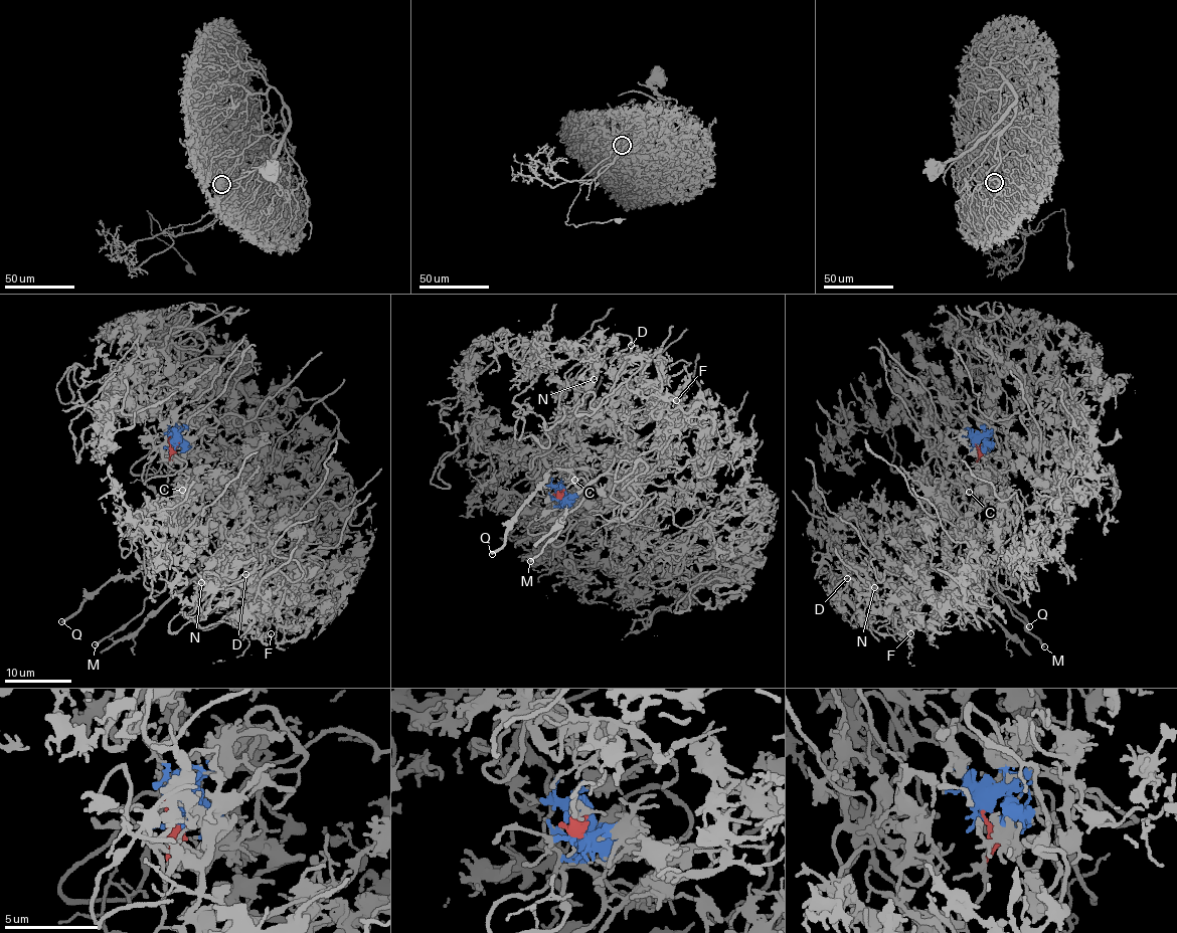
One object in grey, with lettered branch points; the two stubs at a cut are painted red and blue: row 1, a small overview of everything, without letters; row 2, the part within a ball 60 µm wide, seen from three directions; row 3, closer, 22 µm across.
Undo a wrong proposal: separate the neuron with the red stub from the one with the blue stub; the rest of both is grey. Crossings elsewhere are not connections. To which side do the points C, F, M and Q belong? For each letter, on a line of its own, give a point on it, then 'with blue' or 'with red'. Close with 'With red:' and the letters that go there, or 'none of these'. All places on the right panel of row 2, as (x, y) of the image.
C: (969, 492) | with red
F: (910, 633) | with blue
M: (1044, 646) | with red
Q: (1029, 626) | with red
With red: C, M, Q

